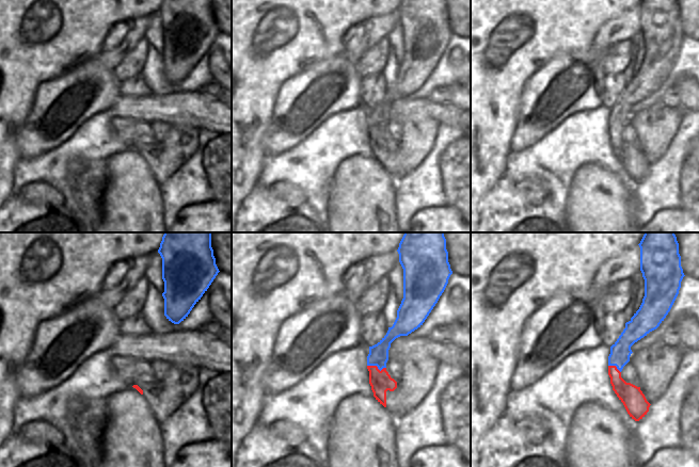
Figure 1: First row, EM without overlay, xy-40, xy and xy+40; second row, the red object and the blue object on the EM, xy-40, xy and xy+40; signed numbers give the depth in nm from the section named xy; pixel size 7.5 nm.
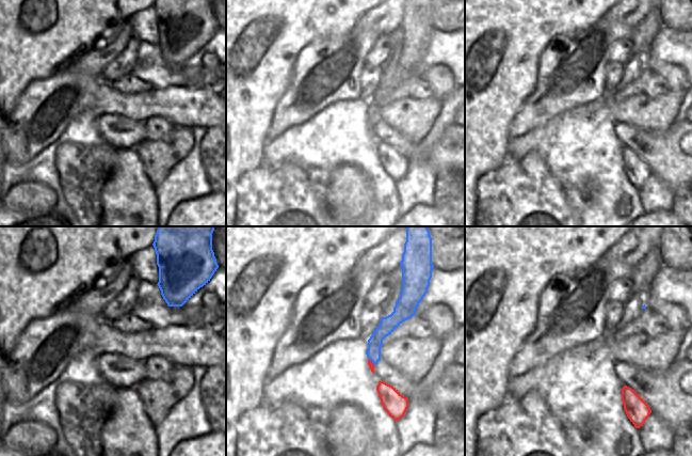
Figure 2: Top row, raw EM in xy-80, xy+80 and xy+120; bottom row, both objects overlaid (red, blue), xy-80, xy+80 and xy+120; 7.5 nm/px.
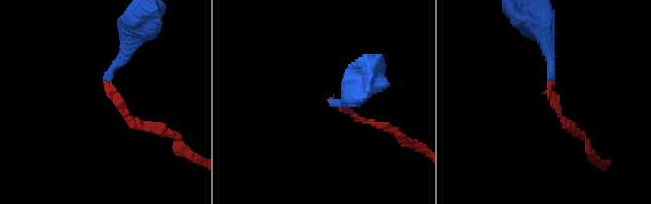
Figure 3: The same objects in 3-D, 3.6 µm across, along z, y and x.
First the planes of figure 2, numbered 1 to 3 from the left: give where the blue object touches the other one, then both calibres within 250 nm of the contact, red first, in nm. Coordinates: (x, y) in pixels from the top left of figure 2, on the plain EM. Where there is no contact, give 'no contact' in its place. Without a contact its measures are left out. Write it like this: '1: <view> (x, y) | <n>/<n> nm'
1: no contact
2: xy+80 (371, 123) | 50/110 nm
3: no contact

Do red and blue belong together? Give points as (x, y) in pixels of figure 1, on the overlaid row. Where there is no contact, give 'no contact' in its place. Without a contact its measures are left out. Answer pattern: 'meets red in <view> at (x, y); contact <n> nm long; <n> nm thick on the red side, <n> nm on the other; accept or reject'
meets red in xy at (377, 367); contact 150 nm long; 160 nm thick on the red side, 150 nm on the other; reject

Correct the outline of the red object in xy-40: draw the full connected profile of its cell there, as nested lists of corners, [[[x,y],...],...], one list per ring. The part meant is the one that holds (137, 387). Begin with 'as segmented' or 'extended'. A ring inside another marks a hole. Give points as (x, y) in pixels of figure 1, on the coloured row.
extended; [[[112,357],[111,371],[120,381],[128,387],[136,388],[141,394],[143,394],[143,390],[137,385],[138,383],[153,383],[156,381],[150,364],[142,359]]]

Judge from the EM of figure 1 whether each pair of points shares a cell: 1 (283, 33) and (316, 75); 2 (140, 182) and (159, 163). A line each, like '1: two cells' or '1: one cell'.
1: two cells
2: two cells

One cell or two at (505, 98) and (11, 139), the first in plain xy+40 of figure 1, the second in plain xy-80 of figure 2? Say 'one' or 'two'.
two

